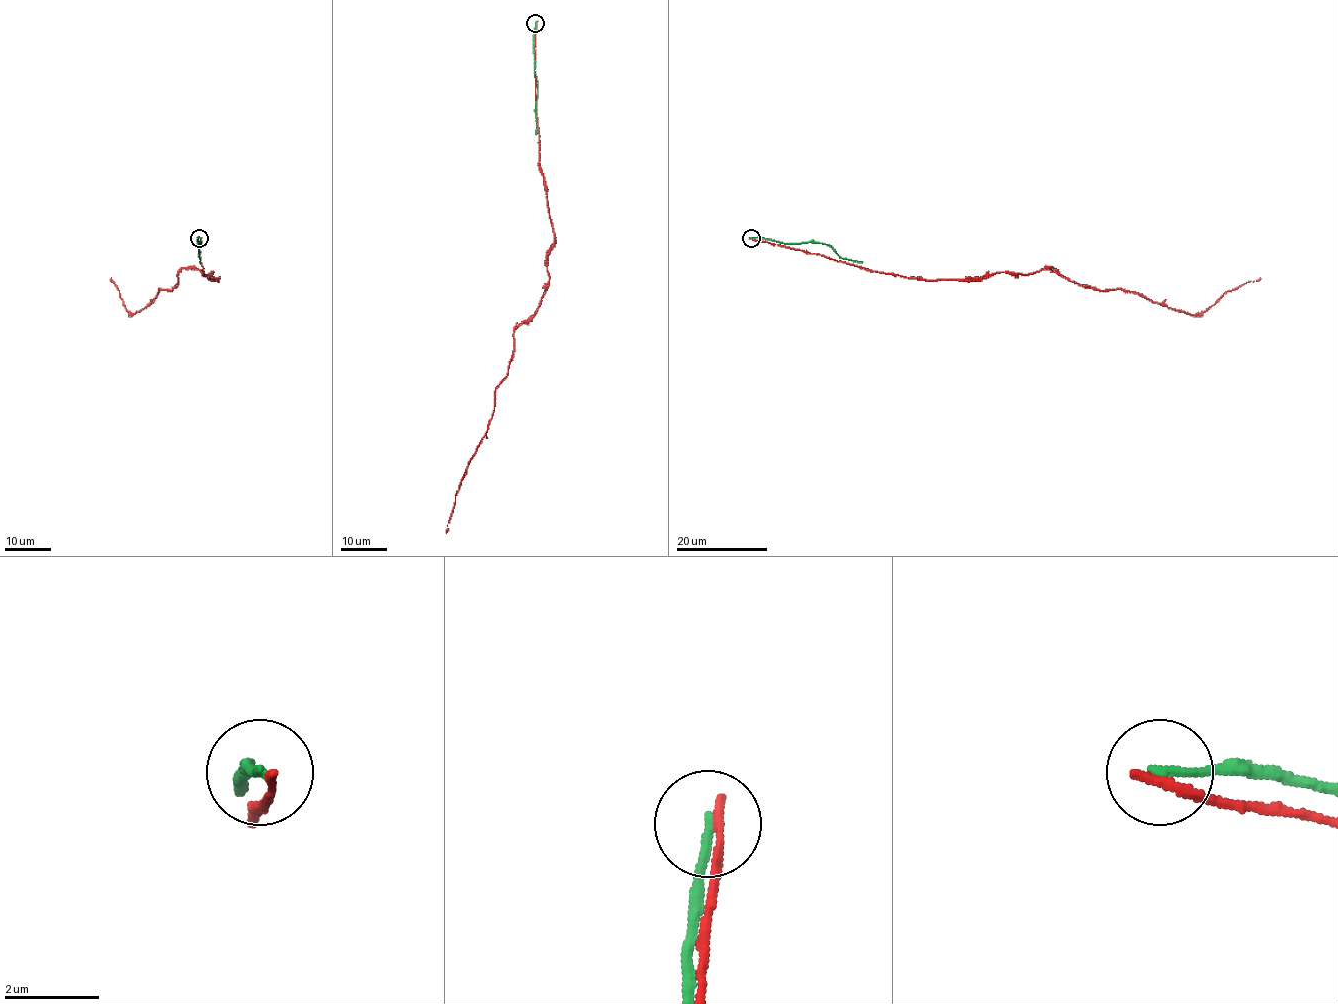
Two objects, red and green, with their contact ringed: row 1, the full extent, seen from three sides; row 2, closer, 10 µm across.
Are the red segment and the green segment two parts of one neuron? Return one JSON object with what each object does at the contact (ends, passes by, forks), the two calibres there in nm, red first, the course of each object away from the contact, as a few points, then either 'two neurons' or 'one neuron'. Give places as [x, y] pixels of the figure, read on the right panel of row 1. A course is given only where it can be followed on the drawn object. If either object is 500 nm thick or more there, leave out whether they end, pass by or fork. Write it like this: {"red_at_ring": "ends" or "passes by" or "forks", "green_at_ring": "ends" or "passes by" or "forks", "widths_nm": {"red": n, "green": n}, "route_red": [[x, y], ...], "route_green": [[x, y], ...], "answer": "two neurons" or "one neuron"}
{"red_at_ring": "ends", "green_at_ring": "ends", "widths_nm": {"red": 200, "green": 200}, "route_red": [[751, 238], [923, 280], [1055, 268], [1071, 281], [1138, 292], [1193, 314], [1261, 279]], "route_green": [[751, 237], [783, 243], [824, 243], [842, 258], [862, 262]], "answer": "two neurons"}

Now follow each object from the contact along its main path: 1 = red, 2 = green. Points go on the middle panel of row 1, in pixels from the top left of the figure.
1: (536, 23), (539, 165), (553, 233), (549, 284), (513, 332), (508, 375), (495, 390), (487, 432), (446, 533)
2: (535, 23), (535, 134)

